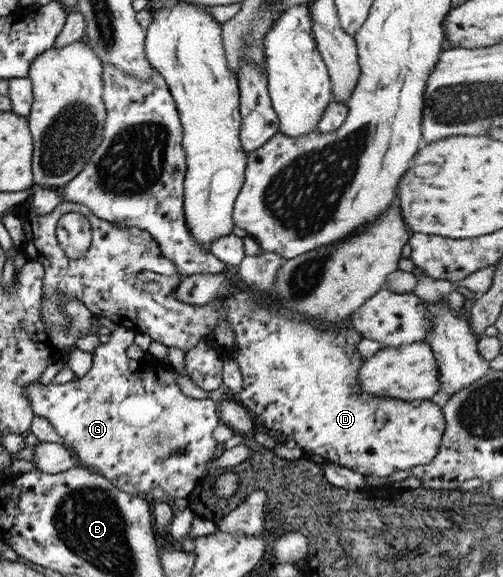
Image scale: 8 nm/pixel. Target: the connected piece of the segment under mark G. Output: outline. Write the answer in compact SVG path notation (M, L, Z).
M117 326L117 329L113 332L109 332L109 335L110 340L101 343L95 352L93 352L93 365L89 373L85 376L78 377L78 380L71 380L64 384L49 383L48 385L42 386L37 380L30 382L30 384L26 386L26 395L30 402L30 407L37 416L41 415L41 418L44 418L53 426L57 435L63 439L62 444L72 451L72 454L75 455L75 458L79 460L82 466L87 466L100 475L102 474L119 490L133 495L147 496L153 488L159 488L168 495L174 496L175 499L186 498L195 488L198 478L203 476L206 472L206 467L217 457L215 450L217 450L218 442L213 438L213 431L221 424L217 405L215 405L215 401L210 399L209 396L205 399L195 399L185 395L175 379L174 370L172 371L167 364L162 364L159 359L155 357L151 358L147 355L138 361L128 358L127 349L132 345L134 335L130 329Z

